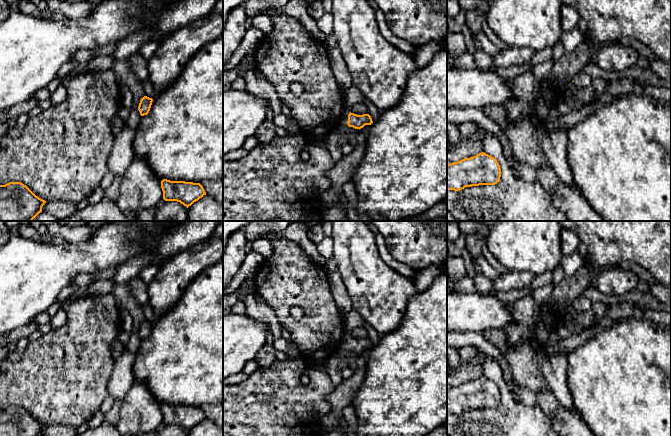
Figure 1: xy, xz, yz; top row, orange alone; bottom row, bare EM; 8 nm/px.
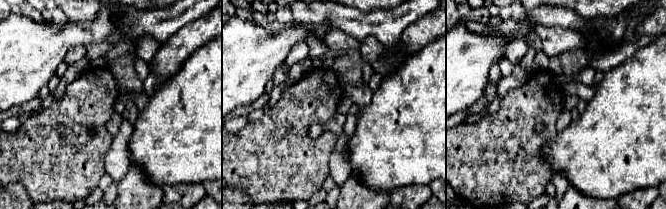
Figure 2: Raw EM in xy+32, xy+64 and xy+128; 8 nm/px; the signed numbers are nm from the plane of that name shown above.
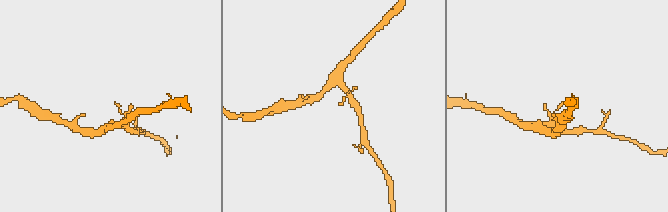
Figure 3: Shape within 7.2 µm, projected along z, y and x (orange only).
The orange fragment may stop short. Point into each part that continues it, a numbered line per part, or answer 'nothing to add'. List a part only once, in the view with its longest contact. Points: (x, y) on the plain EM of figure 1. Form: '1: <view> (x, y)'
1: xz (343, 344)

